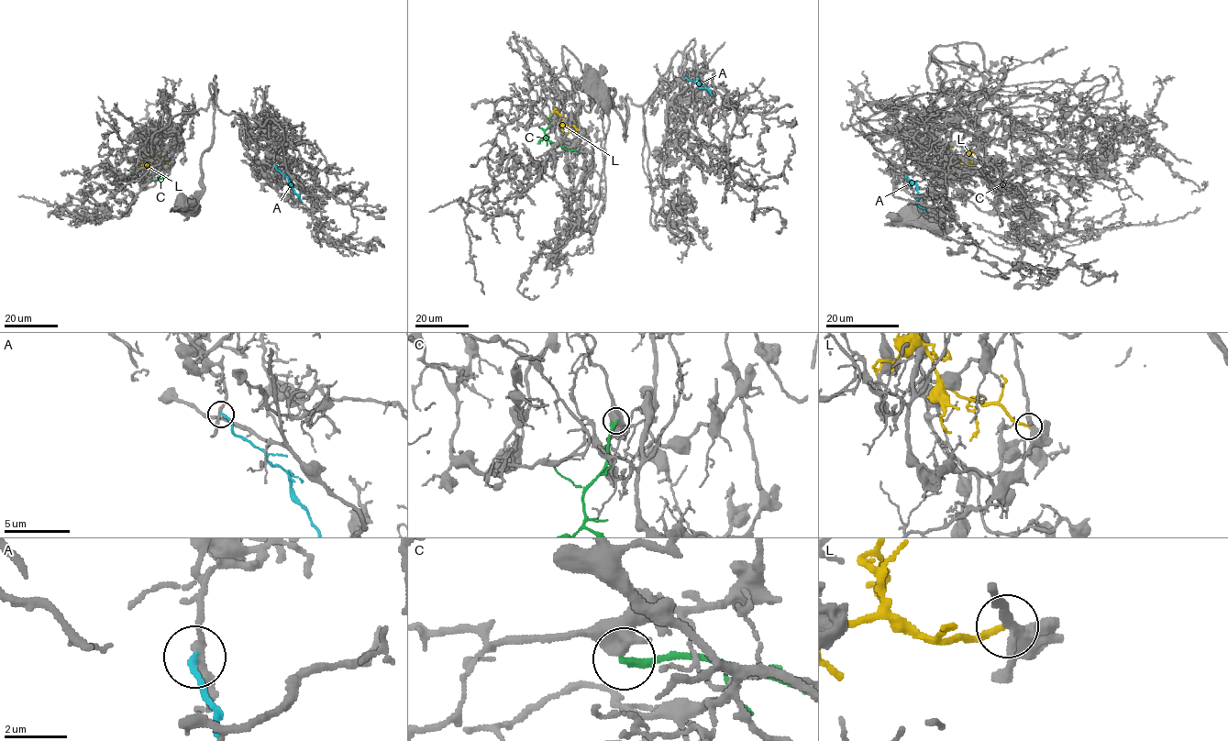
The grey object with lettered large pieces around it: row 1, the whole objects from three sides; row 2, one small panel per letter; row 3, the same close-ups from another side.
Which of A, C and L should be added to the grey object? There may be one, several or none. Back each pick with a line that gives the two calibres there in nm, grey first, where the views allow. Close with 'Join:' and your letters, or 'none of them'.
Join: none of them

